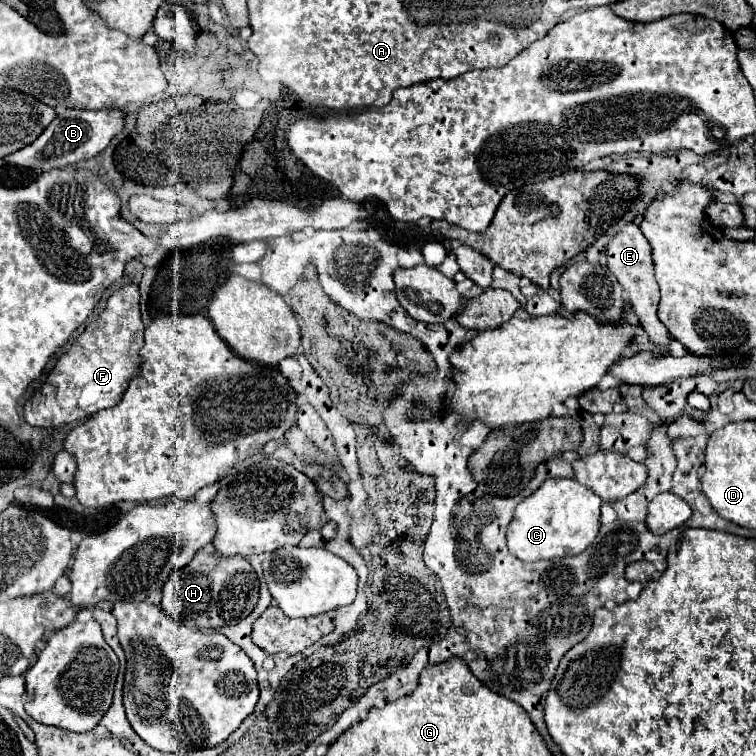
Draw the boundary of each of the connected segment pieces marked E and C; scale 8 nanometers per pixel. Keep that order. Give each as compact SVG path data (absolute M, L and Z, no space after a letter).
M623 226L609 242L607 246L607 268L611 270L611 274L615 274L615 278L619 280L619 284L625 290L625 298L631 302L635 314L641 320L643 330L649 334L651 342L659 344L659 346L667 346L667 328L659 322L657 318L657 304L659 304L659 286L655 282L655 274L653 274L653 264L651 264L651 246L647 244L647 238L643 236L643 232L639 230L639 226Z
M551 478L515 508L507 530L507 546L523 562L577 556L599 534L599 508L601 500L591 488L583 488L583 484L571 478Z

